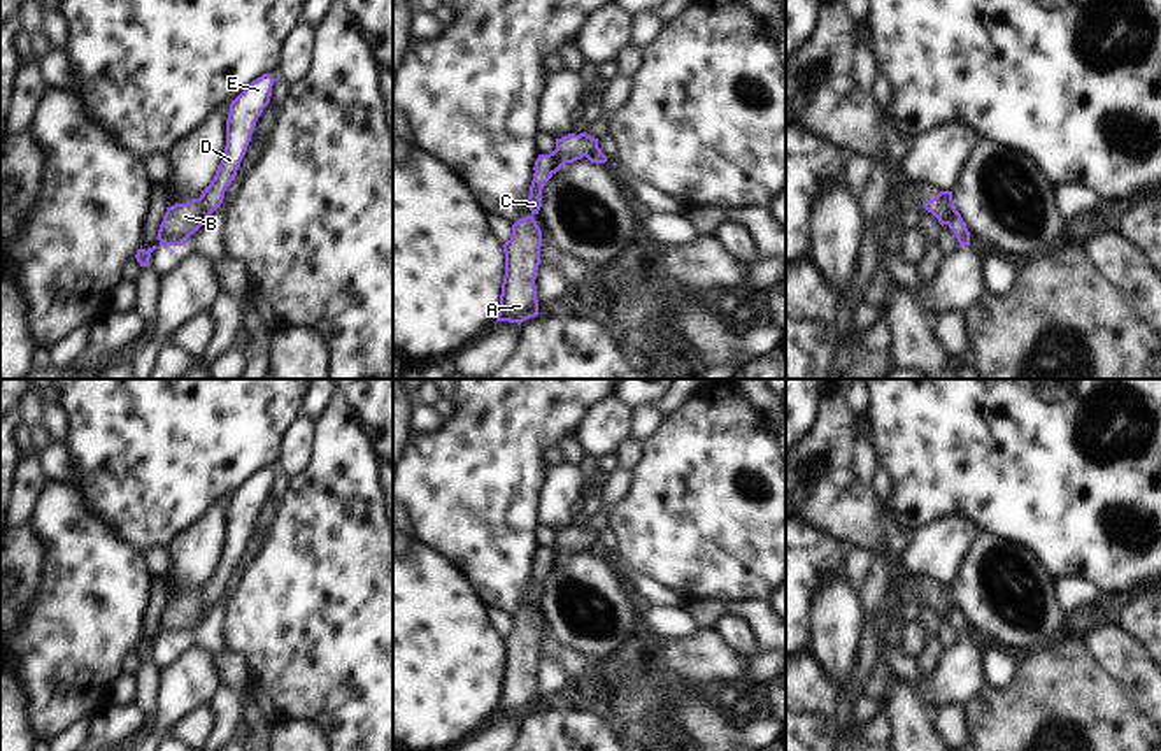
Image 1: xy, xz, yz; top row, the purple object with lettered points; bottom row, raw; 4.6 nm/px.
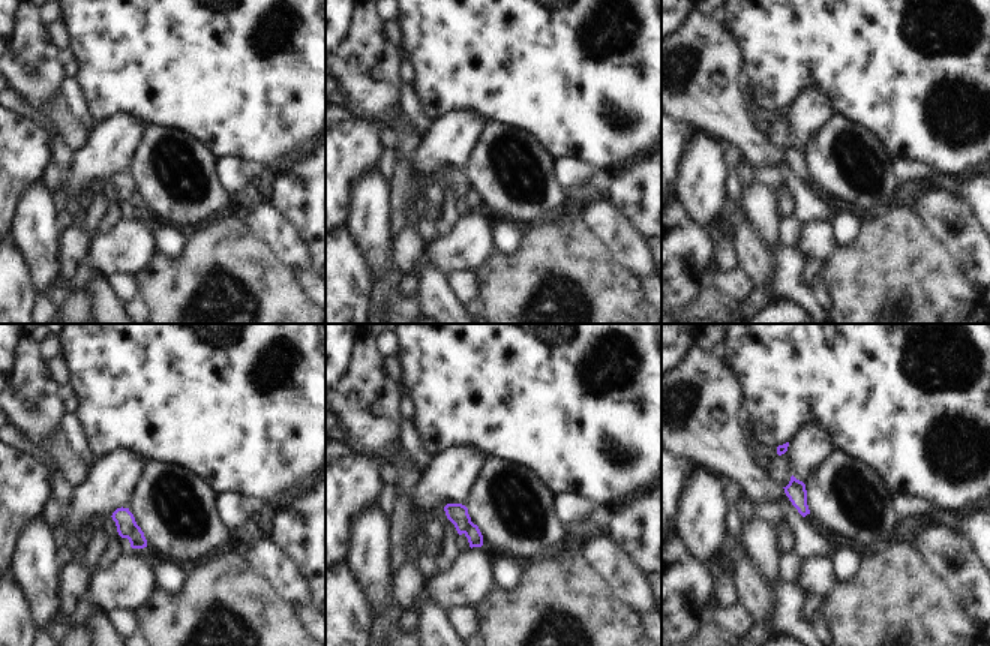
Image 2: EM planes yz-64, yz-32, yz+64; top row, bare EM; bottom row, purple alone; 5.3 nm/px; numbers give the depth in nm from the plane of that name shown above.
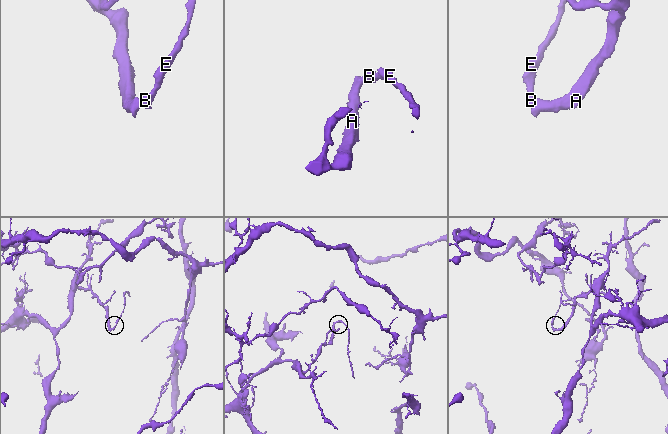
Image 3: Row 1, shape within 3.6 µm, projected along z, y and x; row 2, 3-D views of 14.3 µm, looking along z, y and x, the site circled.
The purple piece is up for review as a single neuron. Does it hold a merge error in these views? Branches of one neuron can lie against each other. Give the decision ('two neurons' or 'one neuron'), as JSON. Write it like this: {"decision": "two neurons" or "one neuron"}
{"decision": "two neurons"}

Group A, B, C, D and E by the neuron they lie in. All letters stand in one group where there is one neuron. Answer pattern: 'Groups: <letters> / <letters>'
Groups: A B C / D E.

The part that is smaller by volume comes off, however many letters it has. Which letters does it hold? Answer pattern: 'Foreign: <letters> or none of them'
Foreign: D, E

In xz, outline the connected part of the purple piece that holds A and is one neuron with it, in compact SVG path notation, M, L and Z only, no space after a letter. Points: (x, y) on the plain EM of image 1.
M568 526L556 532L556 542L538 547L535 567L526 593L531 607L512 618L512 630L502 639L505 646L505 669L498 697L496 714L521 718L538 709L535 670L540 658L542 625L535 614L542 600L545 576L565 558L573 556L598 540L598 532L584 526Z

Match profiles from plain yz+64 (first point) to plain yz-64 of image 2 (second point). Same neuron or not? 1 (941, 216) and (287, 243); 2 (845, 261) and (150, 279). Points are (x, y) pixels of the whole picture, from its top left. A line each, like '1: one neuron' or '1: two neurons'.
1: one neuron
2: one neuron

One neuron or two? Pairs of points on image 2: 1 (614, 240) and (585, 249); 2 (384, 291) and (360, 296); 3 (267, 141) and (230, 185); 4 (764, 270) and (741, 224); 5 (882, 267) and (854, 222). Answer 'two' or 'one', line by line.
1: two
2: two
3: two
4: one
5: two

